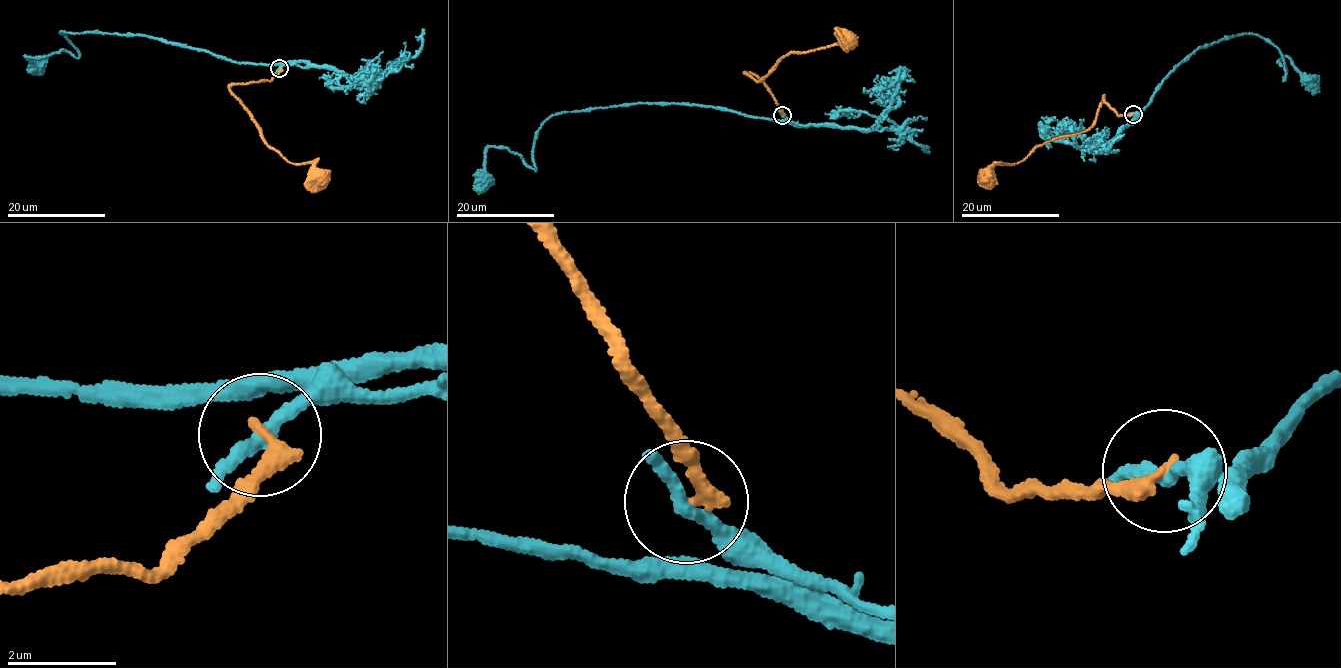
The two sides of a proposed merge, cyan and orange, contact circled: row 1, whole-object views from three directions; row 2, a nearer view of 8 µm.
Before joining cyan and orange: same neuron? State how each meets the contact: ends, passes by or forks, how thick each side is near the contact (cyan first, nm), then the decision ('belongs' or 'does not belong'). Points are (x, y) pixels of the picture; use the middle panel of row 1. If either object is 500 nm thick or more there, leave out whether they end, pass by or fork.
cyan passes by; orange ends there; 220 nm thick on the cyan side, 280 nm on the other; does not belong

